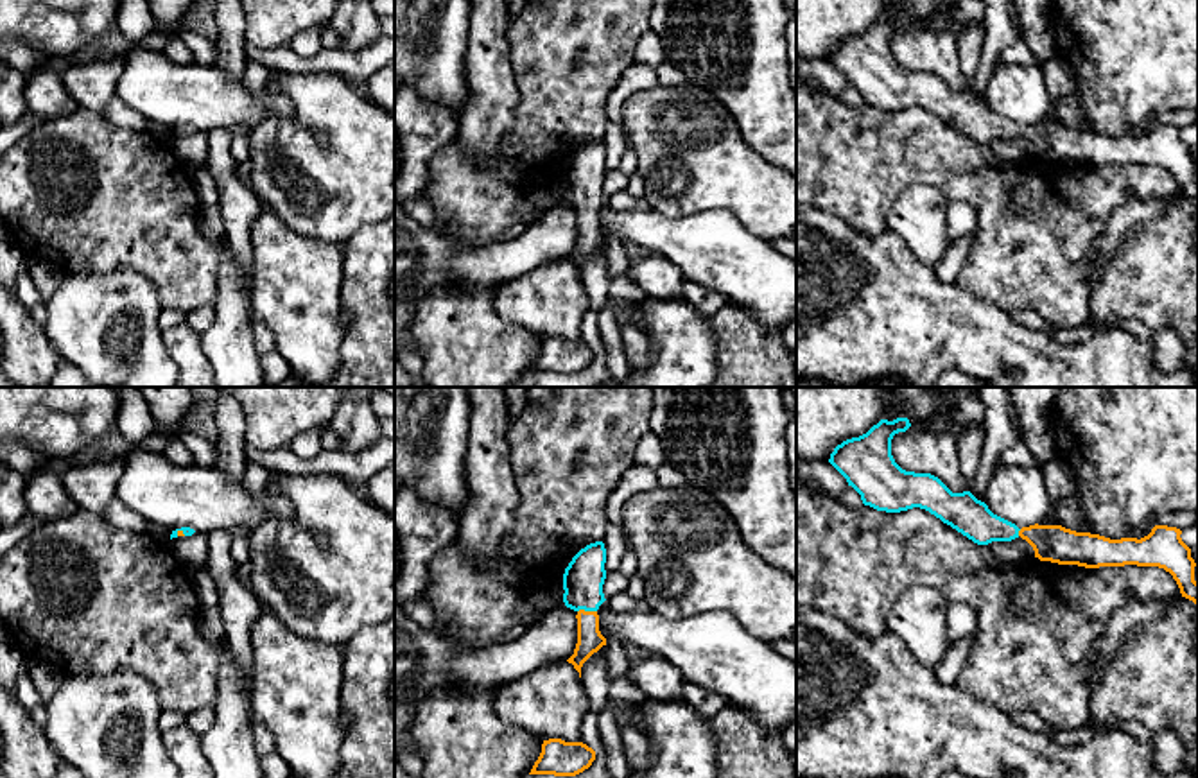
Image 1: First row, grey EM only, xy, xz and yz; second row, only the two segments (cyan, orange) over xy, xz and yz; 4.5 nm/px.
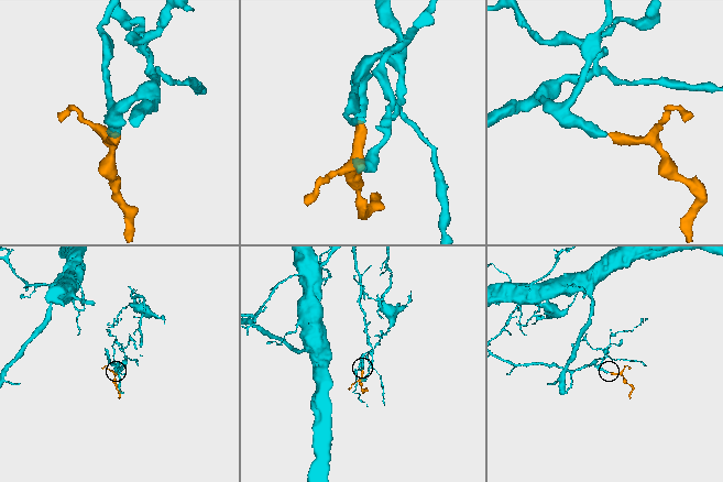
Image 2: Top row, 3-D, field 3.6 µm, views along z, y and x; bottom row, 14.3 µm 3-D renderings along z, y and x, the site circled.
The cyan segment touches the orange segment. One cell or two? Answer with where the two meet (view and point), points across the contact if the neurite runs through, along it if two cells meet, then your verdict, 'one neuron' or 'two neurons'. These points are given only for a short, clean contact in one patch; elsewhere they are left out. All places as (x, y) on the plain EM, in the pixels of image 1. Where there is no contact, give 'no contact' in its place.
meets cyan in xz at (587, 208); runs through xz (583, 176), (587, 208), (590, 239); one neuron

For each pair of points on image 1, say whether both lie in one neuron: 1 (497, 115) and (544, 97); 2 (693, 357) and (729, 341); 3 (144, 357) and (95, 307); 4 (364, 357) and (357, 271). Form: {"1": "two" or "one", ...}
{"1": "two", "2": "two", "3": "one", "4": "one"}

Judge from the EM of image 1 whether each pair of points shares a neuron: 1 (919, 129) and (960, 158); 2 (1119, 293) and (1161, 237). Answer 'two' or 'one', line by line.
1: one
2: one

